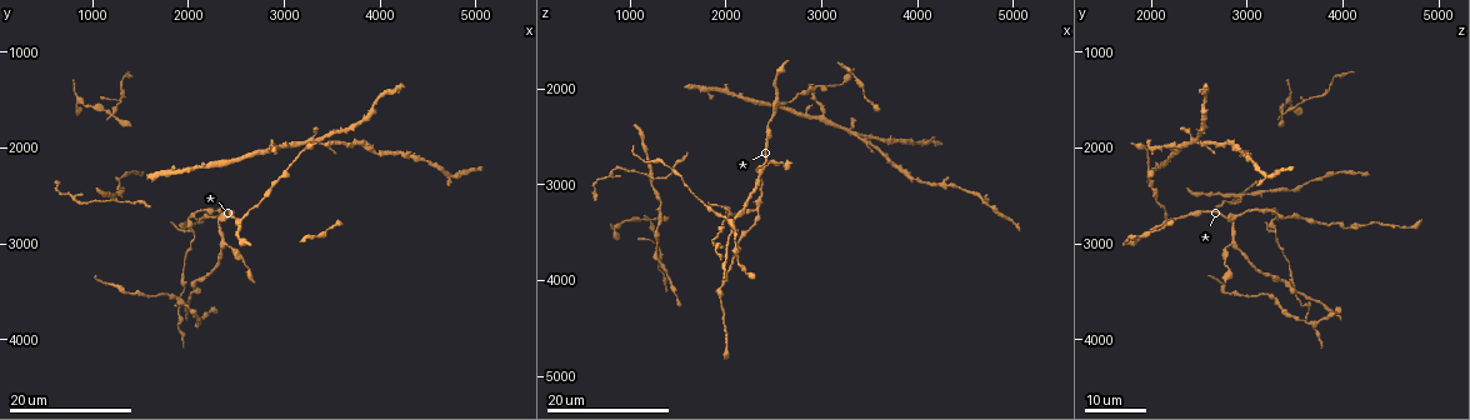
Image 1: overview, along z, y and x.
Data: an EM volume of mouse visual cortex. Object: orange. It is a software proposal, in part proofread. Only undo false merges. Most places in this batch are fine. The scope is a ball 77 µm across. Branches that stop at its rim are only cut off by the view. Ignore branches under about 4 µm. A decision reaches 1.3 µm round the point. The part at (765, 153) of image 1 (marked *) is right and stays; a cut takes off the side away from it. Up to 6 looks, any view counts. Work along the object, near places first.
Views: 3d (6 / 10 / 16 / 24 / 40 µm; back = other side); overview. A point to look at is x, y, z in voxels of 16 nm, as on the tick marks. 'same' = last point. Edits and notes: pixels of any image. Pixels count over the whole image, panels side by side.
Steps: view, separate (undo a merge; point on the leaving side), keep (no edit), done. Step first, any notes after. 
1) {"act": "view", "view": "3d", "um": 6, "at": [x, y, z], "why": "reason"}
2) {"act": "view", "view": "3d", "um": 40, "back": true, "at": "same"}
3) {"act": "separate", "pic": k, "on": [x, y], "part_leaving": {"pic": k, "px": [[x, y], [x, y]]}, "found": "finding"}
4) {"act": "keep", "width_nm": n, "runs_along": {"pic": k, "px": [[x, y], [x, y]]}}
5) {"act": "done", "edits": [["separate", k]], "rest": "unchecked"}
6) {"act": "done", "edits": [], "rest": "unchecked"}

{"act": "view", "view": "3d", "um": 16, "at": [2380, 3000, 2840], "why": "two arms at a narrow angle"}

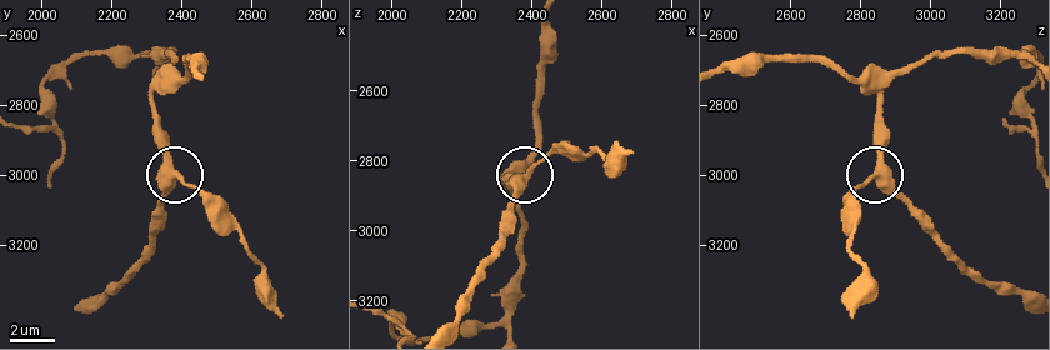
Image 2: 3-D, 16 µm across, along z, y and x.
{"act": "view", "view": "3d", "um": 6, "at": [2390, 3010, 2840]}

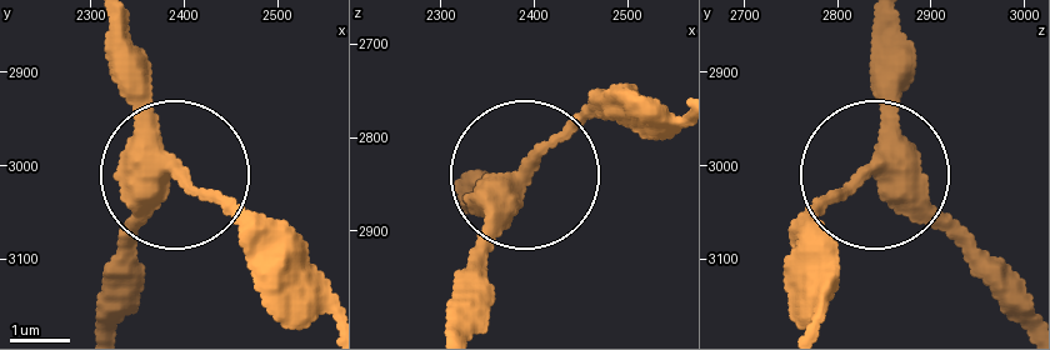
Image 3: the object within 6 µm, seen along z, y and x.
{"act": "keep", "found": "continuous, no second neuron"}

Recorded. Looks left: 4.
{"act": "view", "view": "3d", "um": 24, "at": [2000, 2880, 3280], "why": "branch point"}

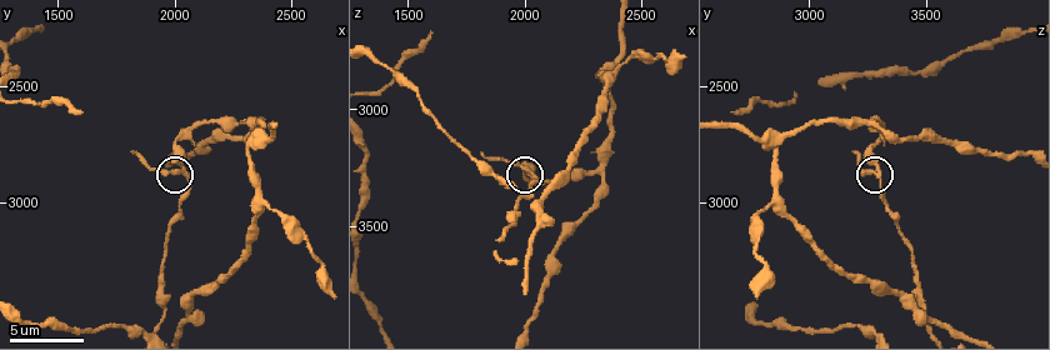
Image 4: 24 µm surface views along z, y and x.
{"act": "view", "view": "3d", "um": 10, "at": [2010, 2880, 3270]}

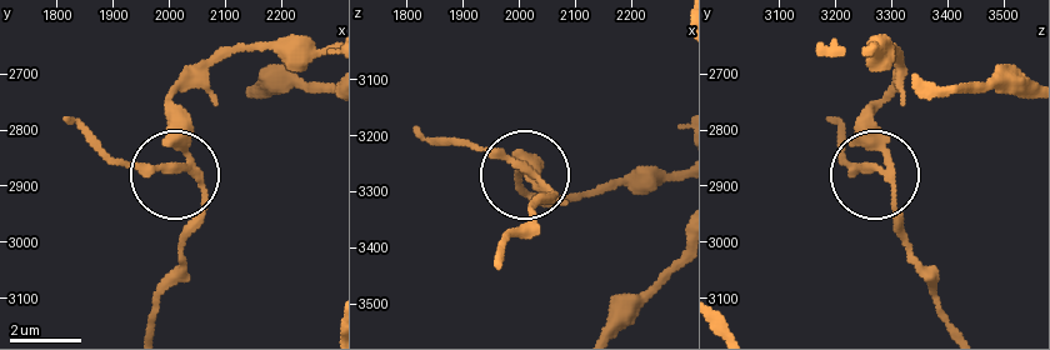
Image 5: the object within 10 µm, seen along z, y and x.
{"act": "keep", "arms": 3, "runs_along": {"pic": 5, "px": [[870, 45], [900, 65], [874, 116], [870, 168], [840, 155]]}, "found": "one neuron here"}

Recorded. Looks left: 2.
{"act": "view", "view": "3d", "um": 16, "at": [1220, 1640, 3400], "why": "four-way junction"}

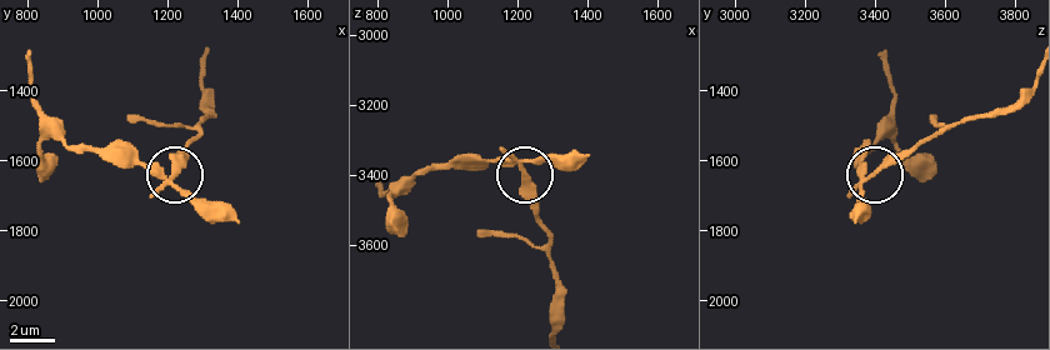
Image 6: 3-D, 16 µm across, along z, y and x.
{"act": "view", "view": "3d", "um": 6, "at": [1220, 1620, 3400], "why": "closer look"}

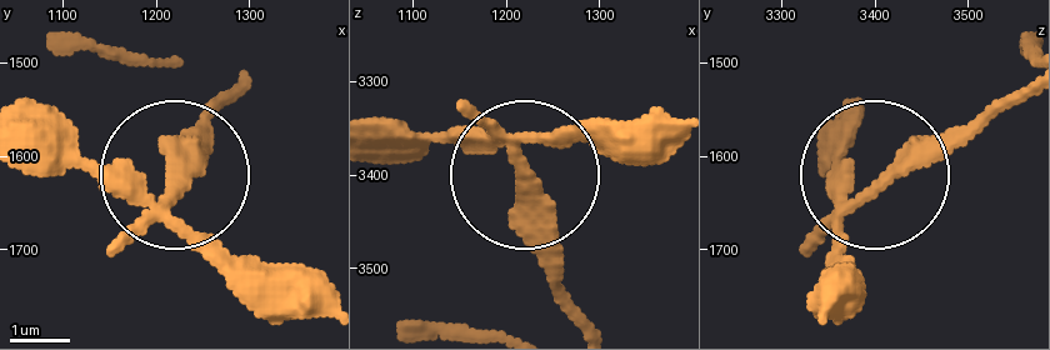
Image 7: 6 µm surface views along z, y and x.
{"act": "keep", "width_nm": 240, "found": "continuous, no second neuron"}

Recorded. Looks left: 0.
{"act": "done", "edits": [], "rest": "unchecked"}

